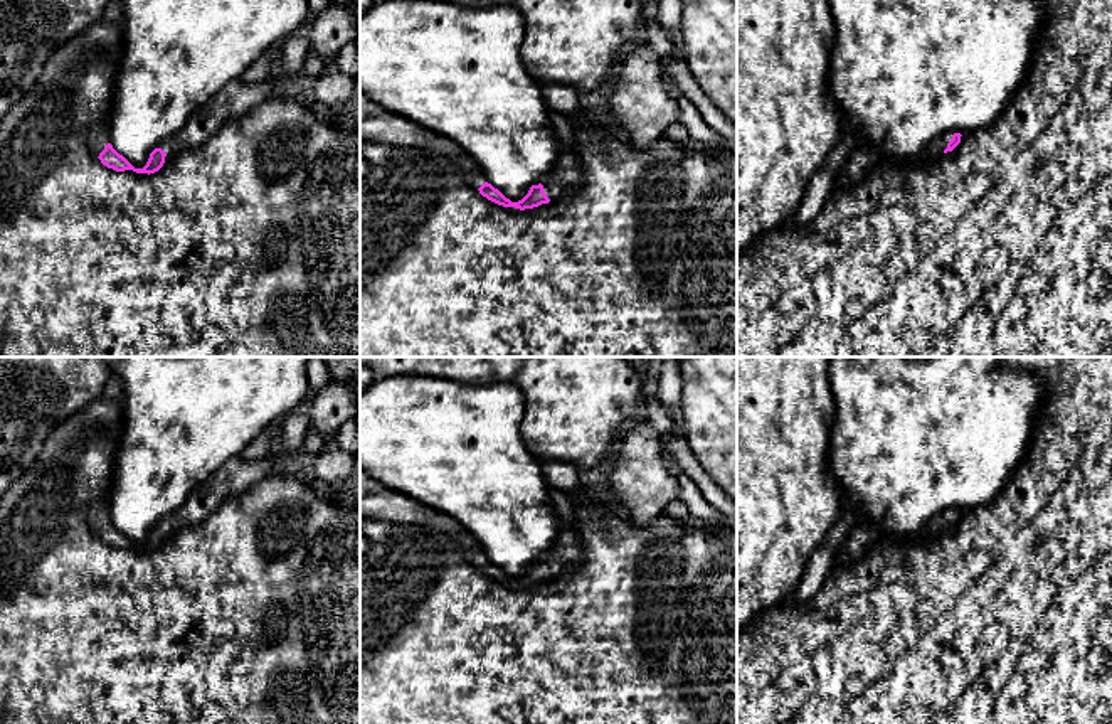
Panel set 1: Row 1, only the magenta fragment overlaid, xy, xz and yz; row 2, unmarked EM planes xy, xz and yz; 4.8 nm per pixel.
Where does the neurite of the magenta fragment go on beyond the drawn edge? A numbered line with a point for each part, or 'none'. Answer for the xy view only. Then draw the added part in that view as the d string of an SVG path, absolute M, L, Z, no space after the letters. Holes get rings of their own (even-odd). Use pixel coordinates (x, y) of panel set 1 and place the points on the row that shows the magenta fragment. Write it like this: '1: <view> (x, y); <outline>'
1: xy (236, 98); M239 79L229 81L205 106L188 118L177 135L163 143L162 150L167 155L172 155L205 143L227 121L242 116L271 99L273 89L279 86L279 83L274 79L254 84Z
2: xy (98, 137); M98 121L91 125L87 131L87 146L93 152L93 155L99 157L99 153L104 150L108 143L109 143L109 130L106 121Z

